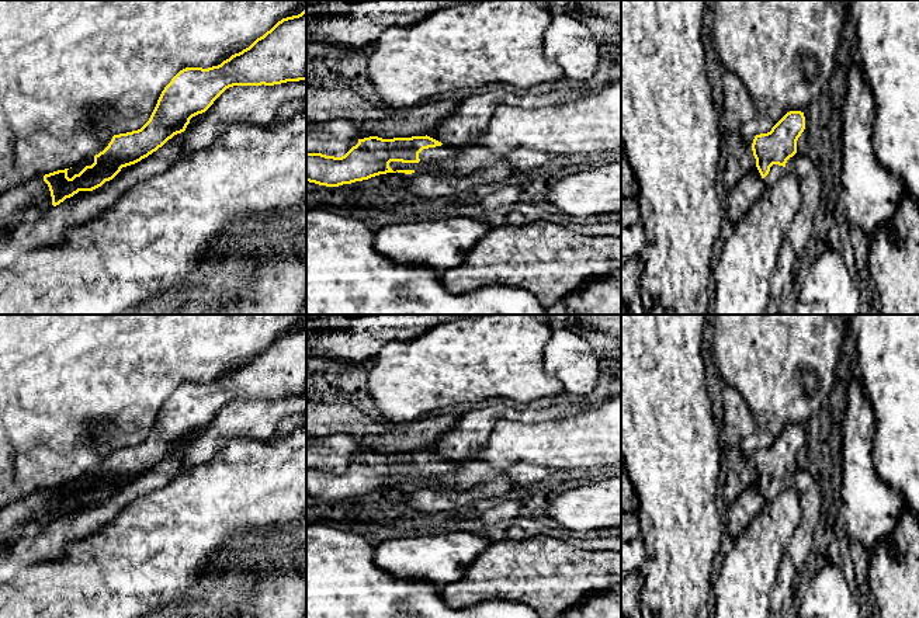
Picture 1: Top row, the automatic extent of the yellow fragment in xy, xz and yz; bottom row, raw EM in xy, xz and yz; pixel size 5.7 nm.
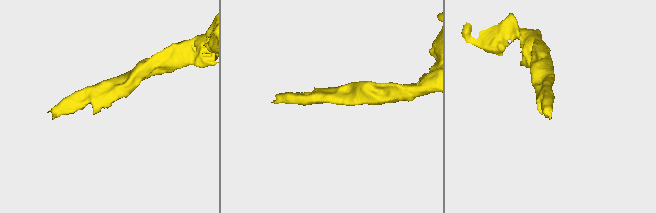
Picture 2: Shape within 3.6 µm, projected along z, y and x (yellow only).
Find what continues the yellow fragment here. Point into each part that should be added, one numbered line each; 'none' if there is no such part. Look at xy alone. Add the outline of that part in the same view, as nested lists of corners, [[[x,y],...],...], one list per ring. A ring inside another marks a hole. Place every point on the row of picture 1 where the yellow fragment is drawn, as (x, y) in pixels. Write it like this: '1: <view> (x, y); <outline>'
1: xy (34, 194); [[[42,174],[0,195],[0,235],[10,228],[14,213],[30,208],[45,212],[53,208],[51,191]]]

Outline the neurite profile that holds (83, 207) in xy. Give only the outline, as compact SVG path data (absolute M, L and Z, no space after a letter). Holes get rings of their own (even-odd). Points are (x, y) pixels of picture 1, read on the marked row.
M183 133L174 135L162 147L141 162L122 167L110 181L93 191L79 191L52 209L27 216L0 240L0 270L7 268L25 254L63 242L66 229L82 226L110 211L131 187L167 171L183 152Z

